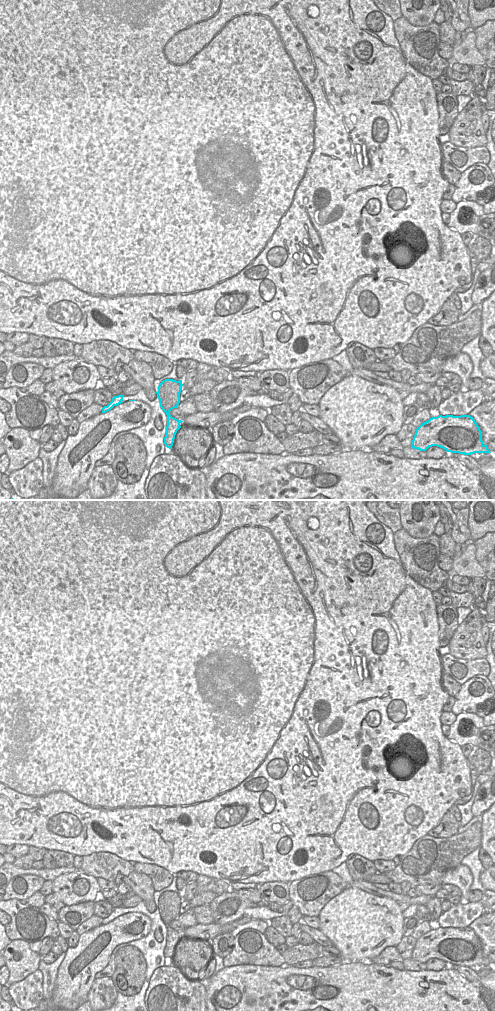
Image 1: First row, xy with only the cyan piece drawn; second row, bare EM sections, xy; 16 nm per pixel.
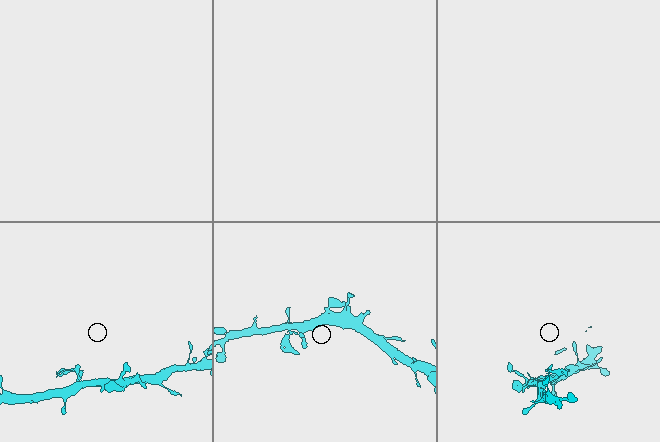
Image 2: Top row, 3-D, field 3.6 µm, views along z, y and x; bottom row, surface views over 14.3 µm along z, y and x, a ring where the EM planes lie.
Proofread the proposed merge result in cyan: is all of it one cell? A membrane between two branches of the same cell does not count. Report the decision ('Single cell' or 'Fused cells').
Single cell.

